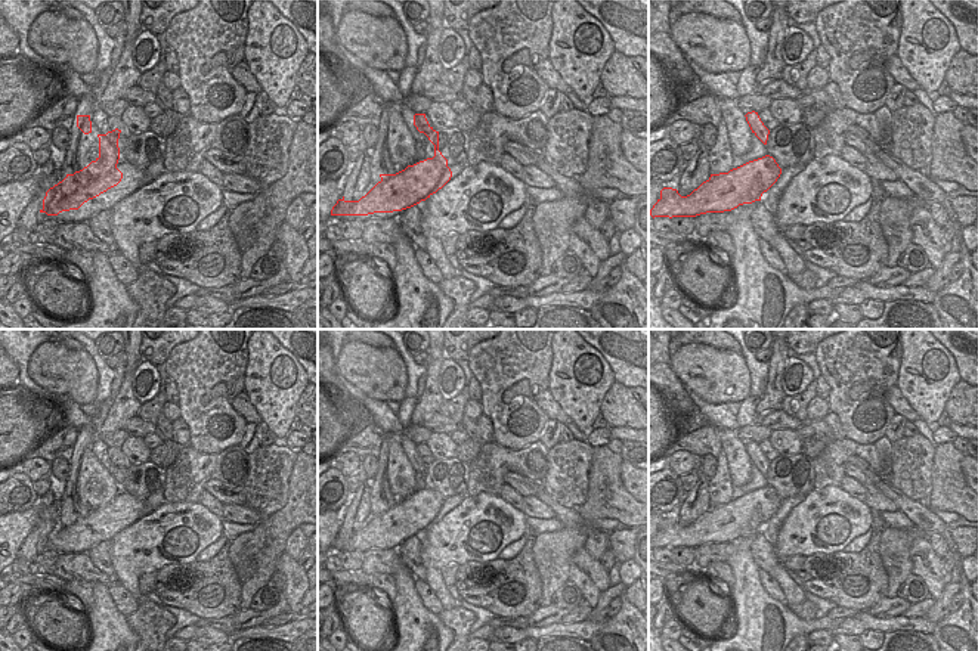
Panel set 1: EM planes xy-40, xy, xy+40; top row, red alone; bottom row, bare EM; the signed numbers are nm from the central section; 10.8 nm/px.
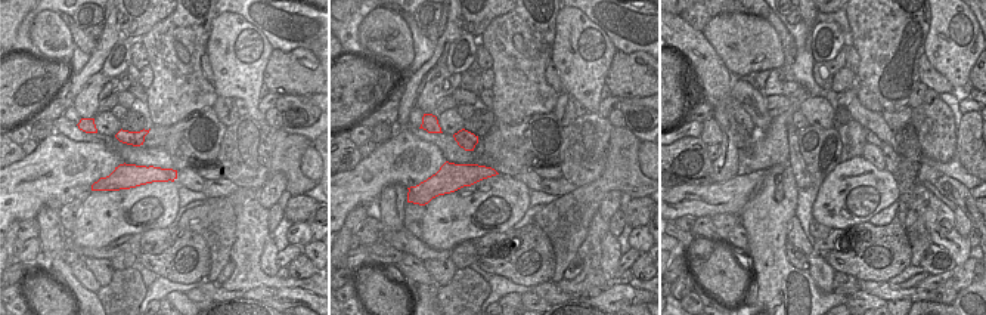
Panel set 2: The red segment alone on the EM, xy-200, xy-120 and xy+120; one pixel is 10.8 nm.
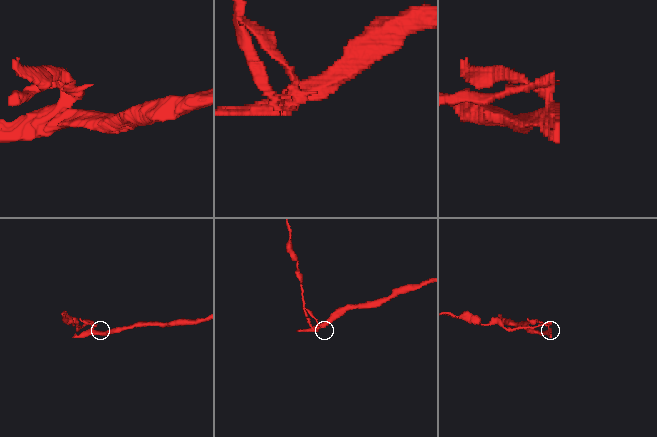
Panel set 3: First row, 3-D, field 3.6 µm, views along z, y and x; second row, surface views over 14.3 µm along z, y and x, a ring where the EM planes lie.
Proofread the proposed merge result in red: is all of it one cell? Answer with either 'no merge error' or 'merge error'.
merge error

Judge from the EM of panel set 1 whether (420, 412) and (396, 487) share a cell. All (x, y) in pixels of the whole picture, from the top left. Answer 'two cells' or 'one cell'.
two cells

